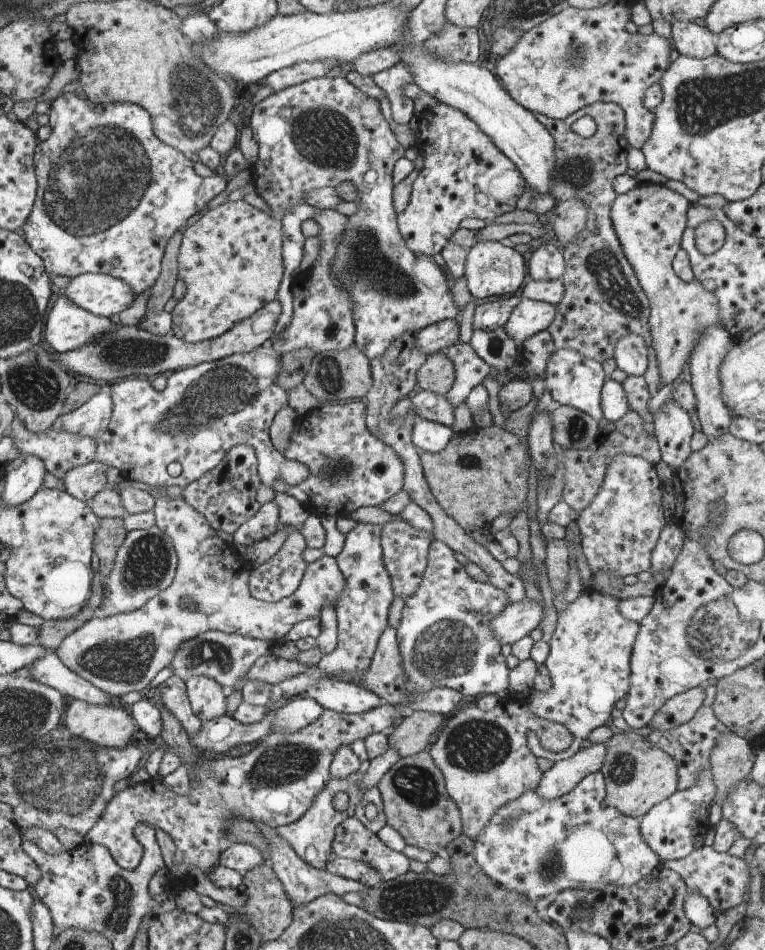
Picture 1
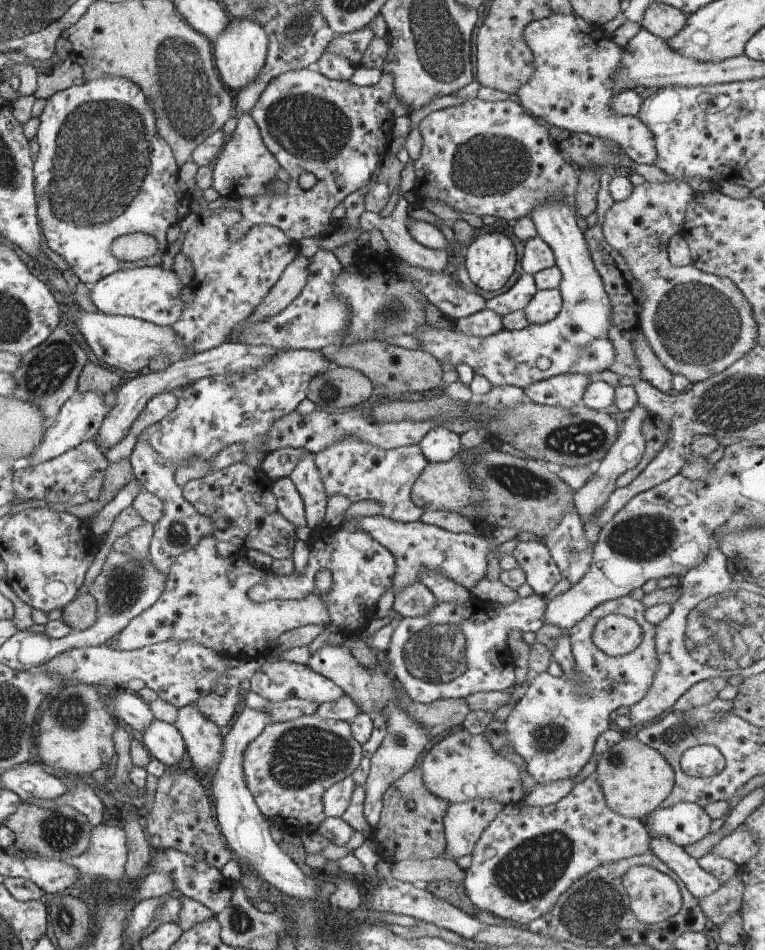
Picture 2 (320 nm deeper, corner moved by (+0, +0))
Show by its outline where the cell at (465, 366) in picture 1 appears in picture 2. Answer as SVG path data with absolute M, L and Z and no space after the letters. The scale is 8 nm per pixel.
M549 201L536 207L530 216L536 225L537 235L553 250L555 265L560 269L562 275L558 289L563 303L558 316L554 320L542 324L529 323L523 329L509 331L504 328L504 330L487 337L468 336L454 327L436 329L427 324L420 326L412 335L421 342L420 350L437 358L442 366L444 363L450 363L458 368L460 363L466 363L472 367L474 374L485 376L494 387L508 385L525 389L532 383L564 373L588 375L590 378L596 379L601 372L609 370L616 358L615 345L608 336L612 324L612 305L602 277L591 257L583 230L578 226L573 210L564 202Z

